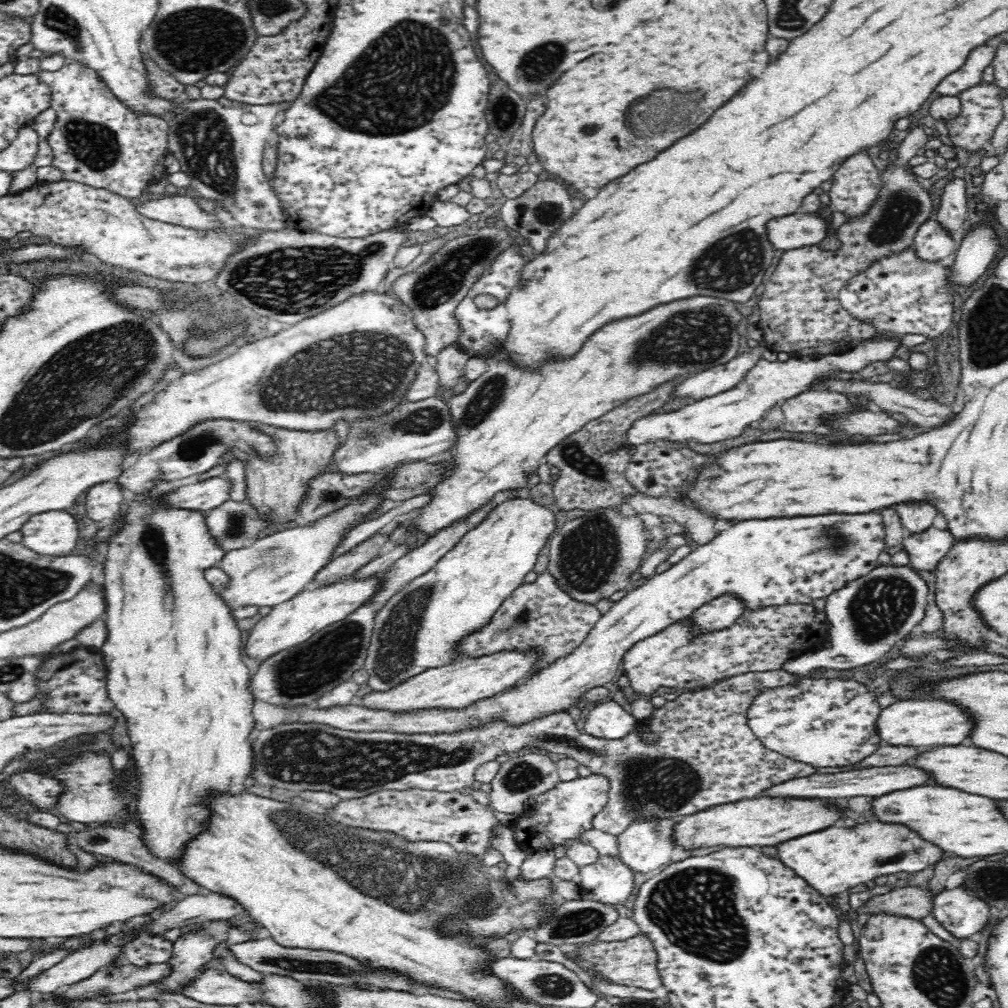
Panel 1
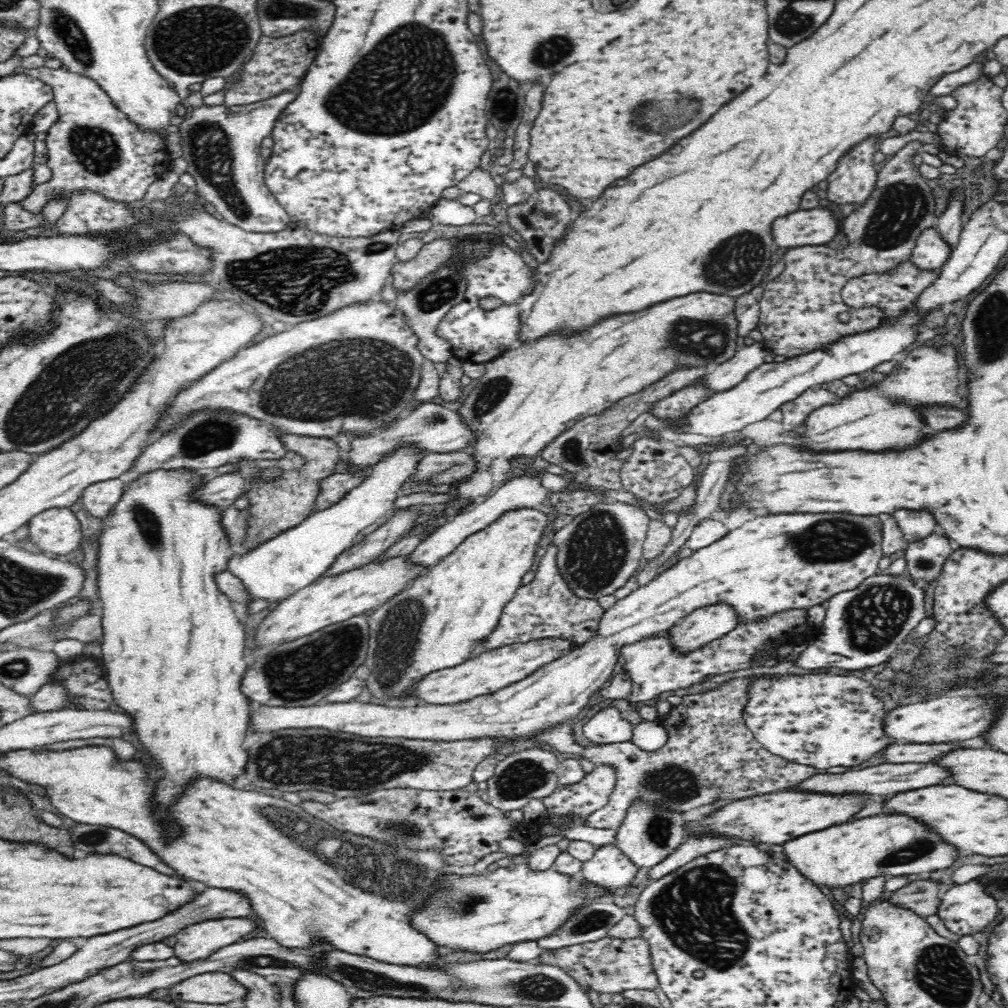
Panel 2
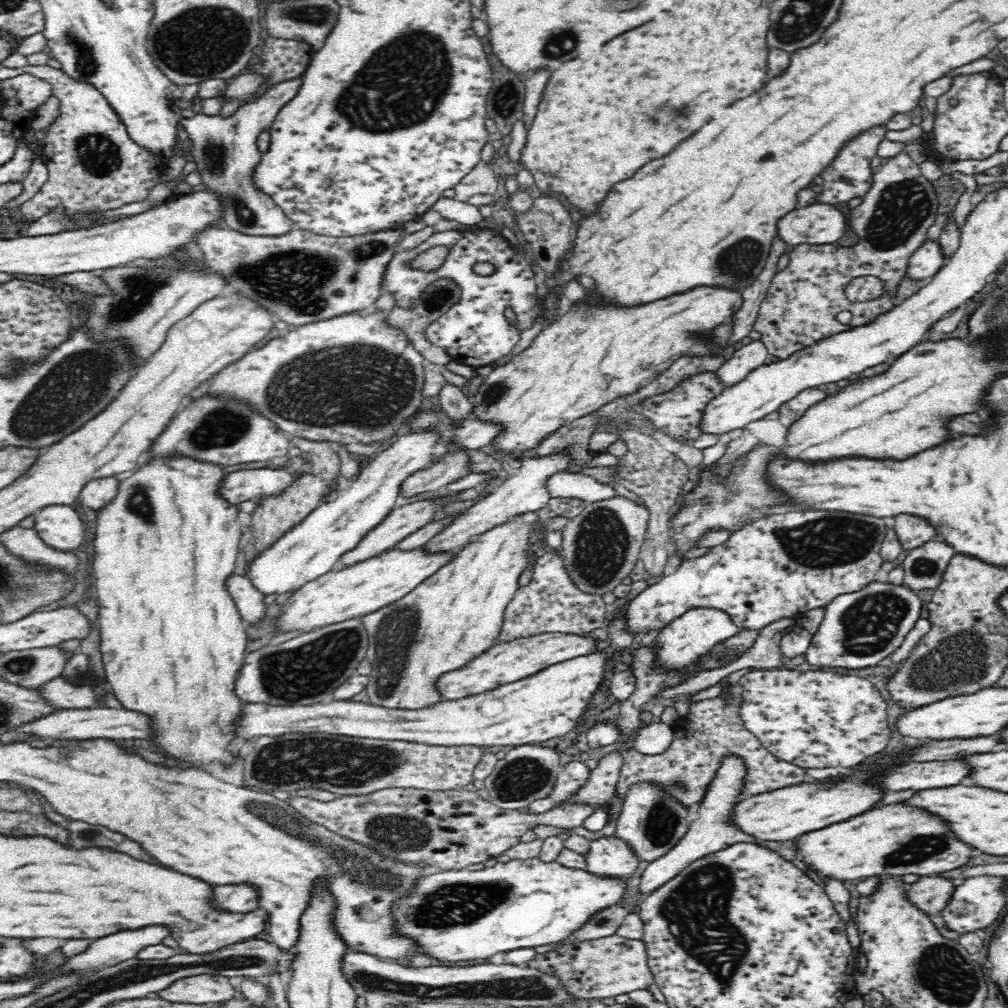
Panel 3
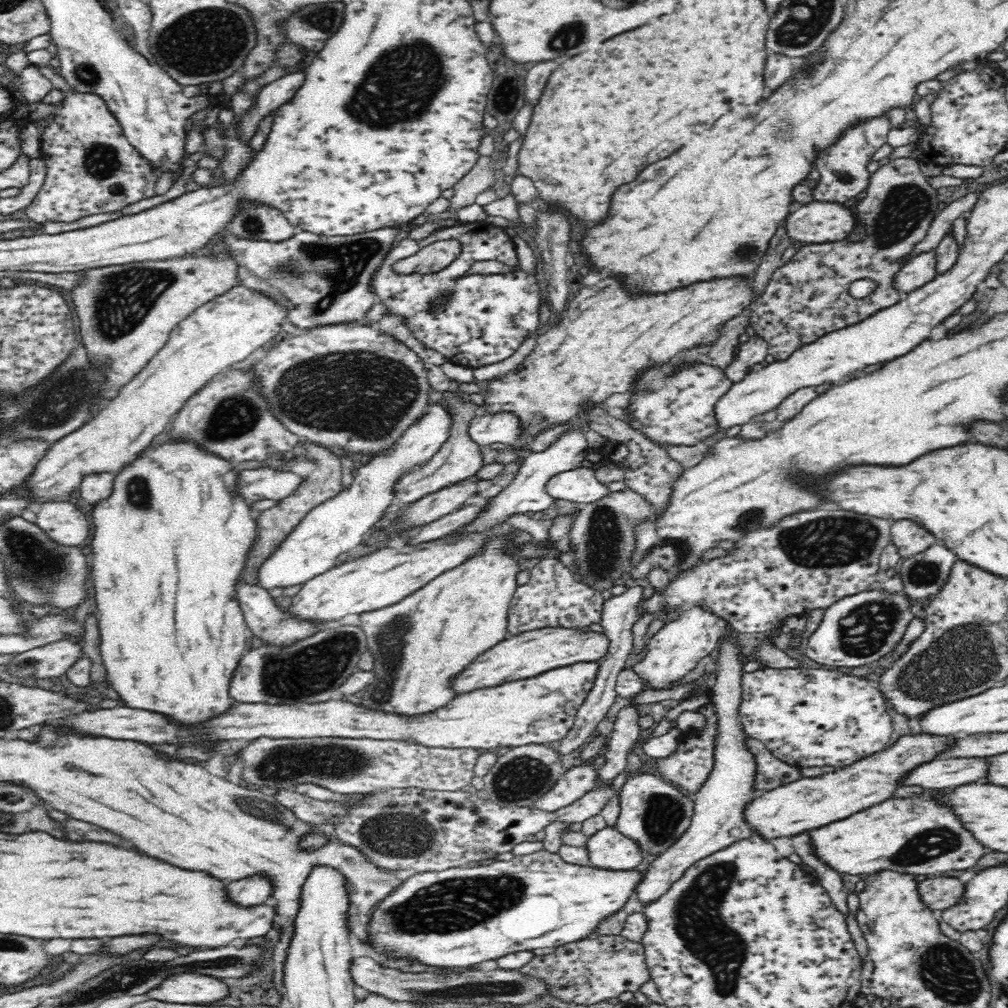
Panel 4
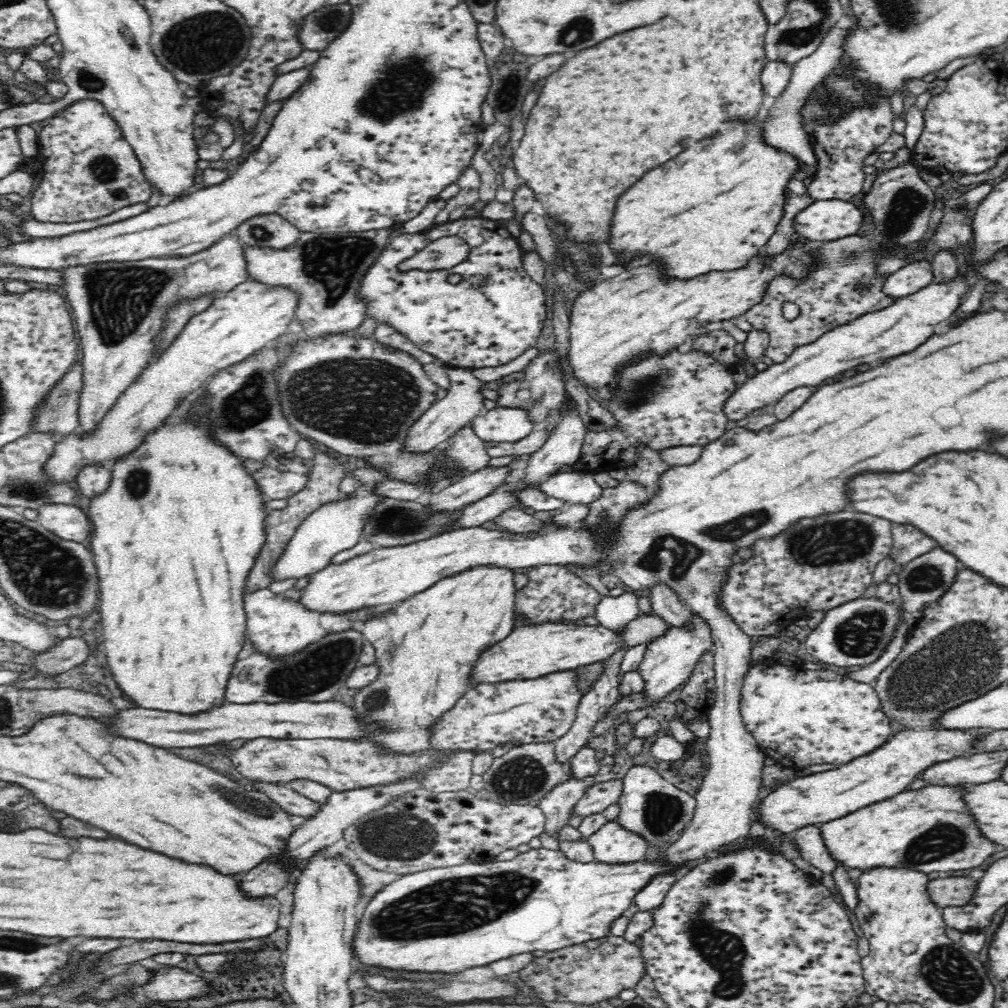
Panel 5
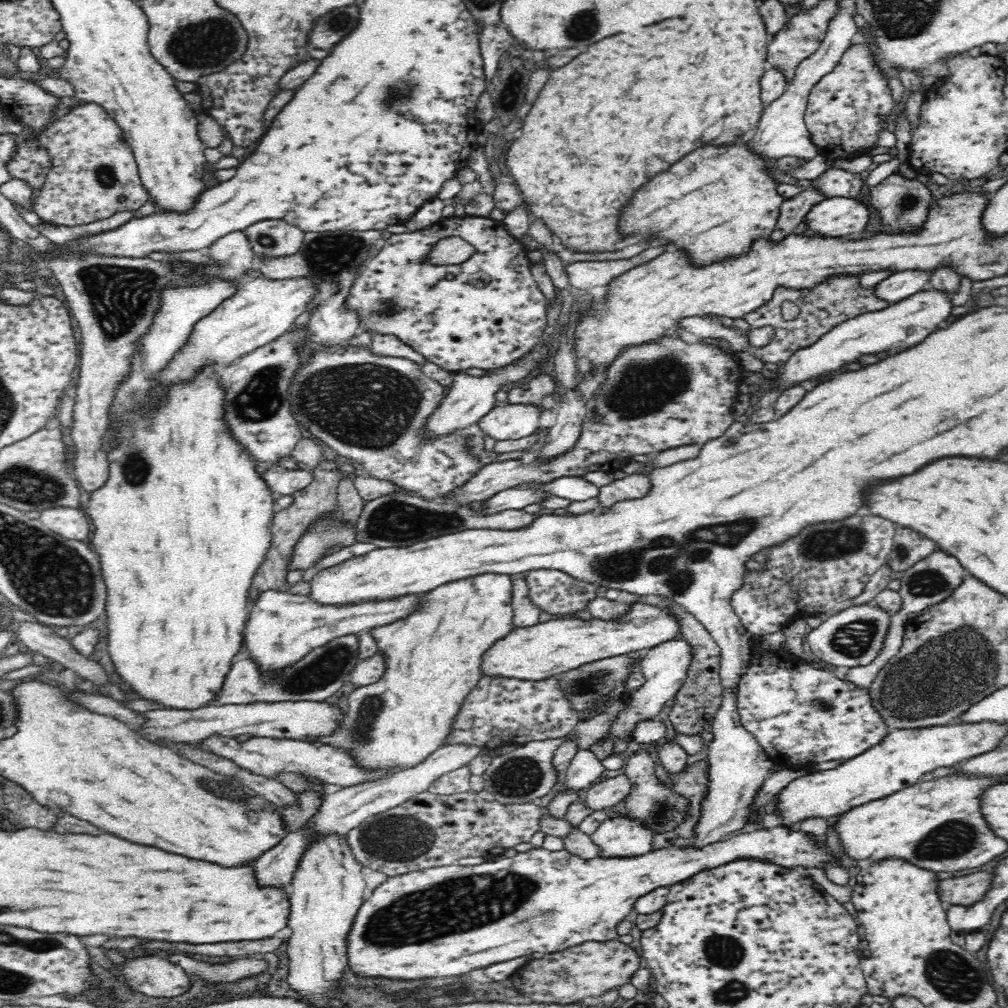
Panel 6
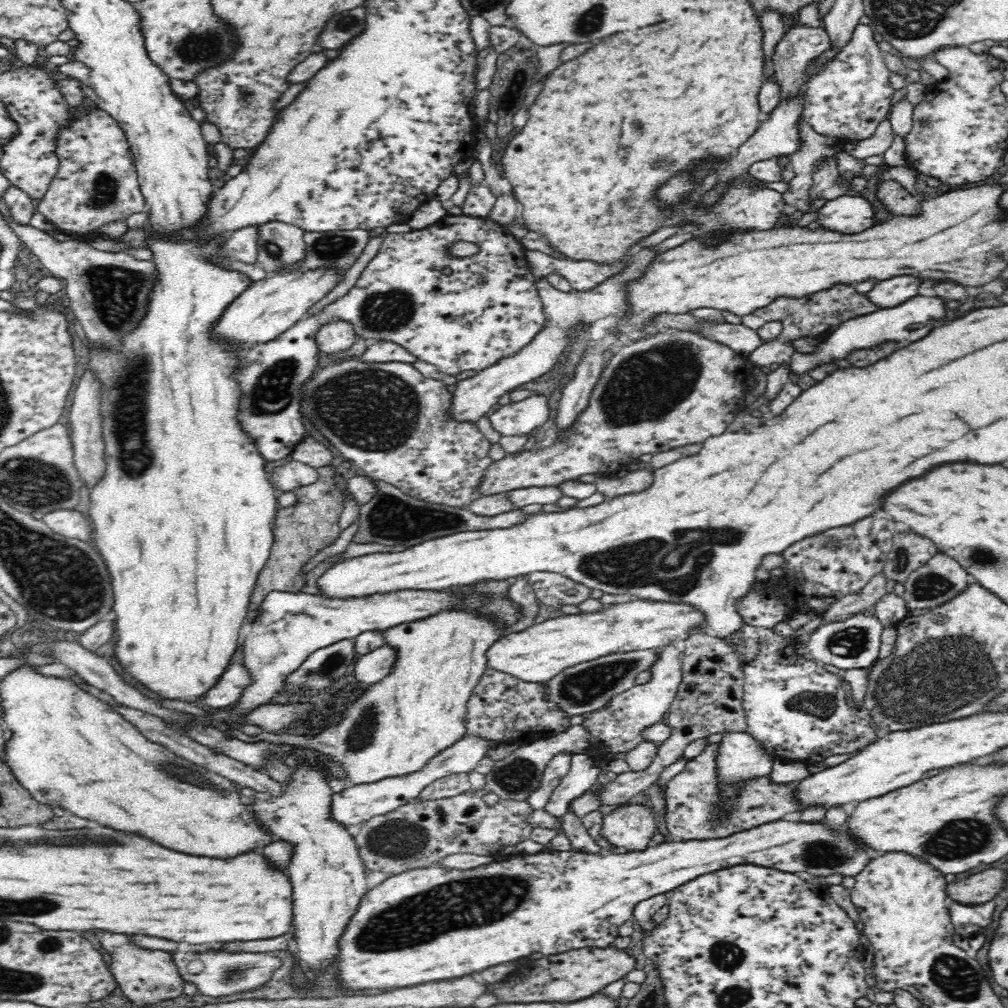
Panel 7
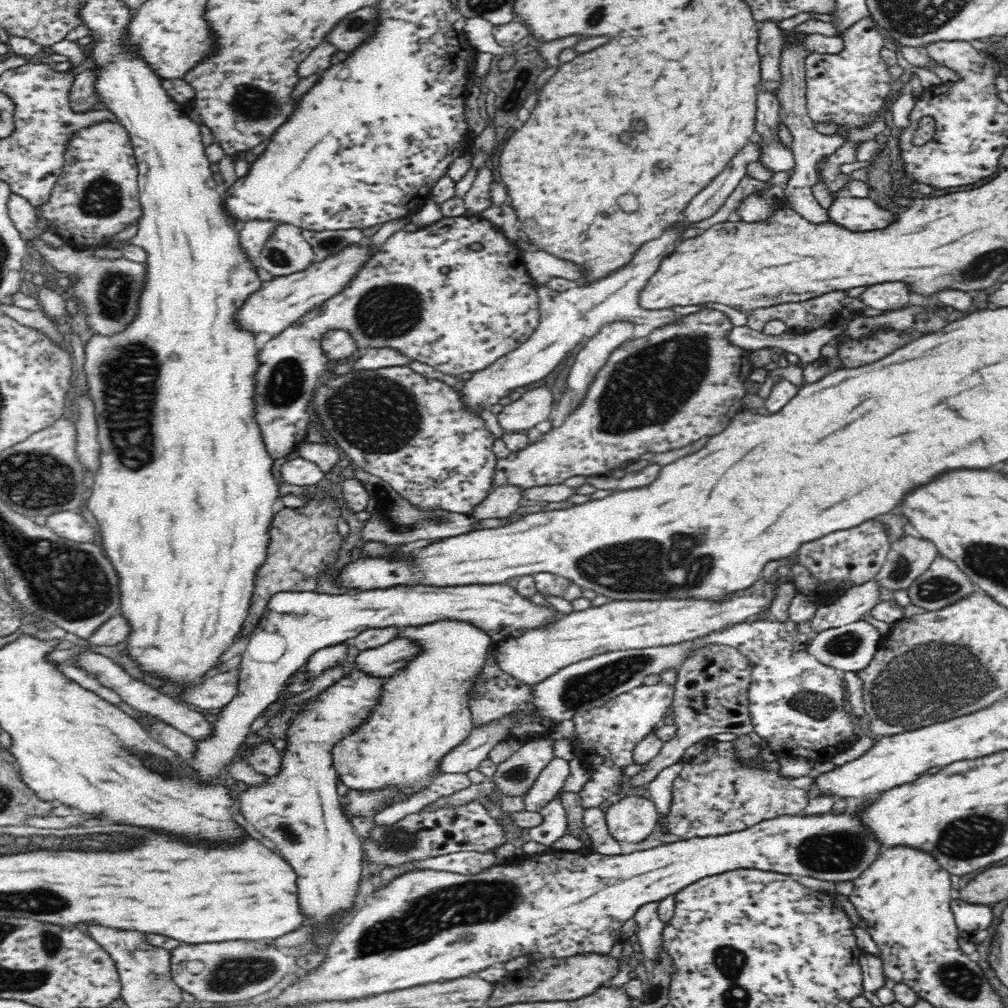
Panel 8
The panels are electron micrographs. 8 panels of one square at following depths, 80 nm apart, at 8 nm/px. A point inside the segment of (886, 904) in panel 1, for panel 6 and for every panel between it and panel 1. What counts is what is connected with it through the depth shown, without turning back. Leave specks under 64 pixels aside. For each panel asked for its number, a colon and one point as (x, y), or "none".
2: (924, 897)
3: (931, 895)
4: (940, 893)
5: (955, 890)
6: (967, 890)

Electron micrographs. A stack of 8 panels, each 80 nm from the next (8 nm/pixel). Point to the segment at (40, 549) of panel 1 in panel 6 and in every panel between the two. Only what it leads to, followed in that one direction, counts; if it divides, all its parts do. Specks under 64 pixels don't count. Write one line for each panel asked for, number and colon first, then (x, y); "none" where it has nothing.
2: (55, 531)
3: (60, 526)
4: (65, 523)
5: (70, 522)
6: (72, 523)

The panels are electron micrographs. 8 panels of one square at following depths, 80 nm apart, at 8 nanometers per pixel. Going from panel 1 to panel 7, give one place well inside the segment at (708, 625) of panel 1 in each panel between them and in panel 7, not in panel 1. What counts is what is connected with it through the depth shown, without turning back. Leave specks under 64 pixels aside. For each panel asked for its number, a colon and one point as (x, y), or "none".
2: (703, 626)
3: (680, 644)
4: (674, 651)
5: (667, 663)
6: (665, 668)
7: (625, 719)

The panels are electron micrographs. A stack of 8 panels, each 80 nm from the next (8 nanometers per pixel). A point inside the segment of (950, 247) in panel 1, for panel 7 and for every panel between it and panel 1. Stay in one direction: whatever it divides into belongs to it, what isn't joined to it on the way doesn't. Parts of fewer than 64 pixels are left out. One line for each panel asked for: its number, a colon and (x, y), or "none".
2: (931, 252)
3: (927, 260)
4: (919, 270)
5: (909, 279)
6: (900, 285)
7: (890, 293)

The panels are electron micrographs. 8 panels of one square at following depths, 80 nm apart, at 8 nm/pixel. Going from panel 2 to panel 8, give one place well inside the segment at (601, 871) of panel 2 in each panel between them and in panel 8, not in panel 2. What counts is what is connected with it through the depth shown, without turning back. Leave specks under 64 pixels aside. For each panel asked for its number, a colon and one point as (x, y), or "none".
3: (609, 855)
4: (608, 848)
5: (612, 842)
6: (627, 835)
7: (631, 826)
8: (631, 819)

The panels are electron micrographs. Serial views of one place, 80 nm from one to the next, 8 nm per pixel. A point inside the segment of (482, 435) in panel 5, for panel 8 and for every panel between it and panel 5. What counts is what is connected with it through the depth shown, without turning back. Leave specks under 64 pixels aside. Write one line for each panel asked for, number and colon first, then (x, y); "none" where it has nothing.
6: (506, 421)
7: (522, 418)
8: (531, 410)

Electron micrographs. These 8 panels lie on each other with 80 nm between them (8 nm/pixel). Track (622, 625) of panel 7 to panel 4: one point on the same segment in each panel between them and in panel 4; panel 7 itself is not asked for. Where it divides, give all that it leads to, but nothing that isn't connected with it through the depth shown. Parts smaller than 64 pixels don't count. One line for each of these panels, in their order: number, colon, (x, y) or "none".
4: (527, 654)
5: (530, 651)
6: (538, 652)

